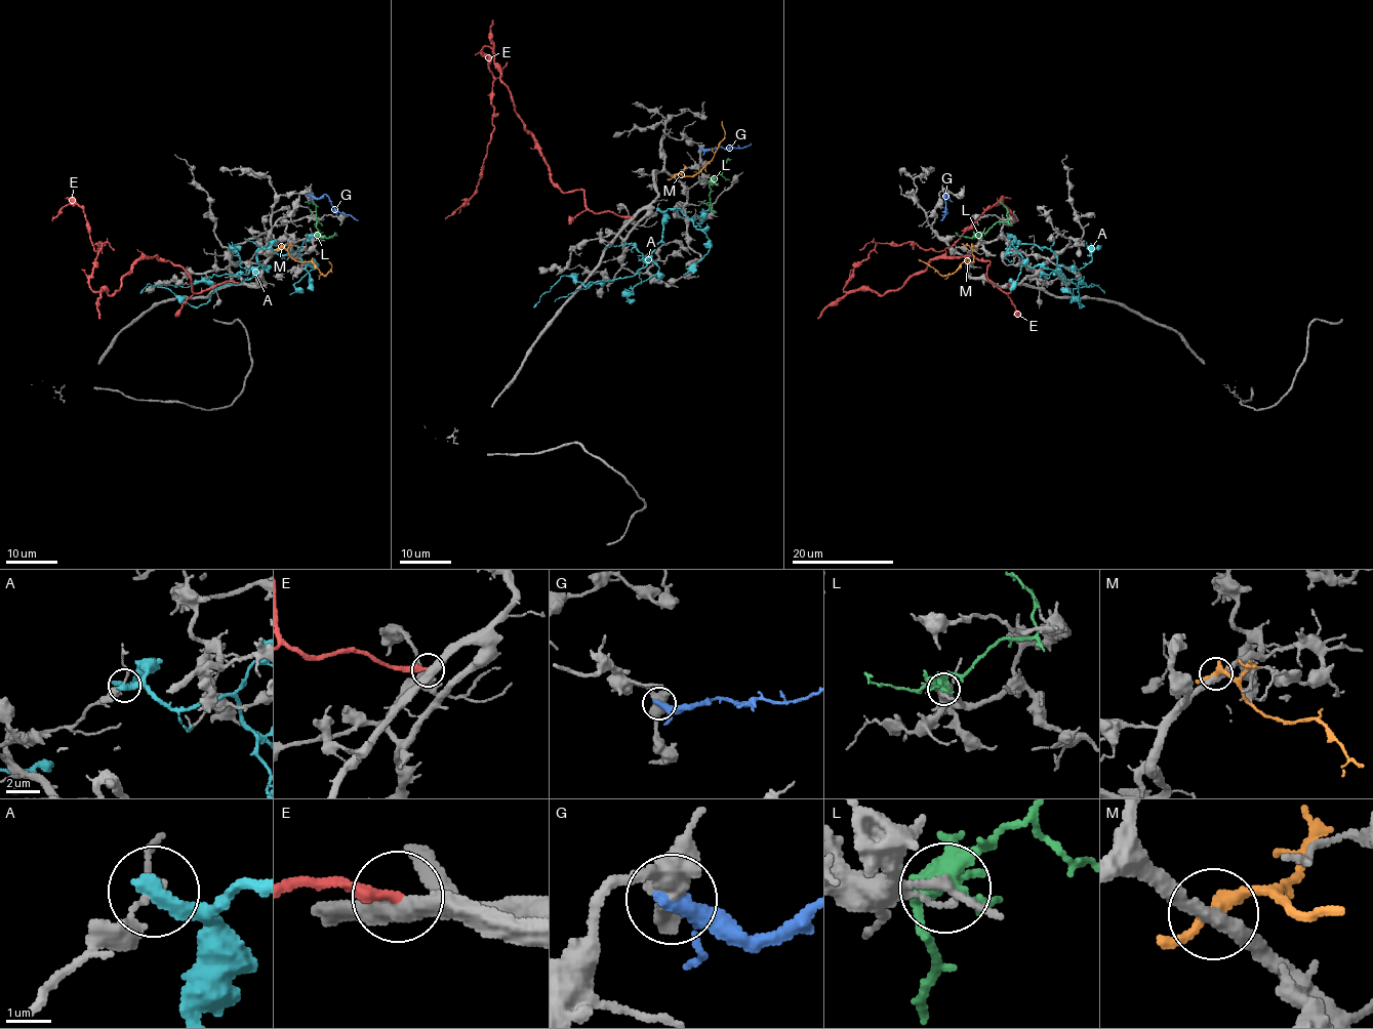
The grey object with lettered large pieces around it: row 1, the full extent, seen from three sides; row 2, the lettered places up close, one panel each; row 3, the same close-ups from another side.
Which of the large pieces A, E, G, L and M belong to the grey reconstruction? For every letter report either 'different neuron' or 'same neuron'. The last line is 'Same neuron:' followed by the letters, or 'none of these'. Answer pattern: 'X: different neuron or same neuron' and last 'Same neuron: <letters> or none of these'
A: different neuron
E: different neuron
G: different neuron
L: different neuron
M: different neuron
Same neuron: none of these

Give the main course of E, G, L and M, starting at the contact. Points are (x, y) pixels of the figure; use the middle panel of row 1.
E: (632, 217), (592, 212), (581, 190), (564, 192), (554, 182), (487, 46), (494, 128), (482, 176), (445, 218)
G: (700, 149), (745, 148), (752, 143)
L: (712, 181), (711, 210), (705, 203), (698, 202)
M: (674, 176), (696, 174), (703, 168), (725, 137), (722, 120)

